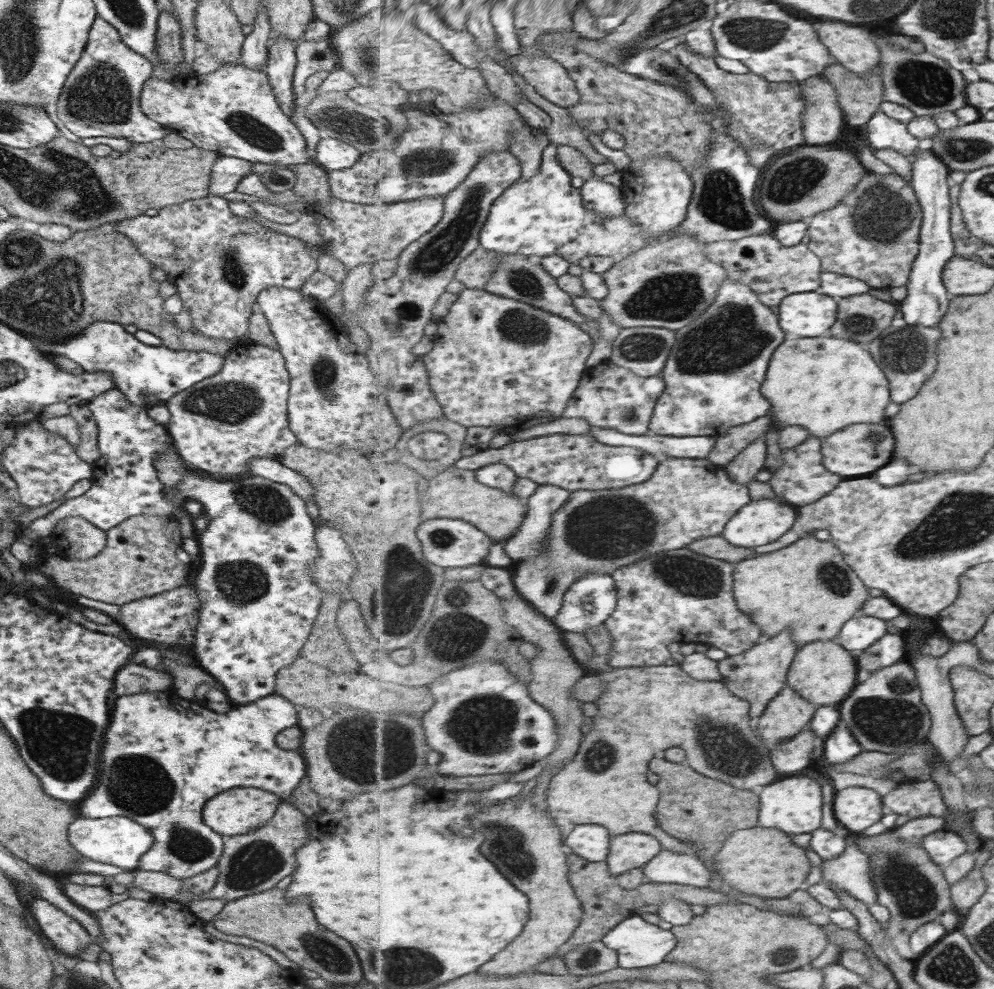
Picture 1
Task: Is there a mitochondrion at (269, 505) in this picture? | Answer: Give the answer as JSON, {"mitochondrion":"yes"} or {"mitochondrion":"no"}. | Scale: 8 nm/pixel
{"mitochondrion":"yes"}

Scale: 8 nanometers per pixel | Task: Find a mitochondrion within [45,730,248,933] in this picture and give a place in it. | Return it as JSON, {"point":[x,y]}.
{"point":[140,785]}

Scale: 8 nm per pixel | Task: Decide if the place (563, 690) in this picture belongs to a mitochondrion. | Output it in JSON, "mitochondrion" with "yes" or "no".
{"mitochondrion":"no"}

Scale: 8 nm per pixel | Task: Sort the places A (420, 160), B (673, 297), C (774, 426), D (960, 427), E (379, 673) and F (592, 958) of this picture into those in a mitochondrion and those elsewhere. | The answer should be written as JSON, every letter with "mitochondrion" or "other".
{"A":"mitochondrion","B":"mitochondrion","C":"other","D":"other","E":"other","F":"mitochondrion"}

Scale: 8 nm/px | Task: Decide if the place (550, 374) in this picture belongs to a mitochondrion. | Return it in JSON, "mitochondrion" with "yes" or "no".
{"mitochondrion":"no"}

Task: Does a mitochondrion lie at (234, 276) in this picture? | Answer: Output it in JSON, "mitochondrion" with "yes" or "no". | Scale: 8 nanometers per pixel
{"mitochondrion":"yes"}

